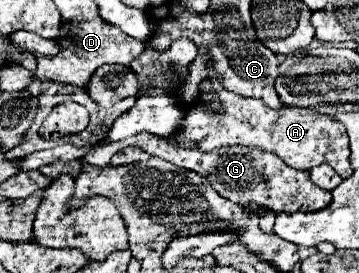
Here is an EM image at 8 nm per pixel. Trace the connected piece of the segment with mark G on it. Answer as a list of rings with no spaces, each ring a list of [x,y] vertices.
[[[134,135],[134,137],[122,139],[122,141],[112,141],[112,143],[94,147],[86,155],[86,161],[92,165],[98,165],[98,167],[104,167],[104,165],[108,165],[108,161],[114,153],[118,153],[120,149],[124,149],[128,145],[140,145],[150,155],[162,157],[178,167],[196,171],[198,175],[204,175],[222,197],[226,197],[234,203],[240,203],[240,205],[254,201],[266,211],[294,213],[294,211],[318,211],[318,209],[324,209],[332,201],[332,193],[314,185],[306,171],[296,171],[296,169],[284,165],[276,155],[264,155],[260,149],[248,149],[248,147],[240,147],[240,145],[222,147],[222,149],[204,153],[196,147],[194,149],[176,149],[168,137],[160,139],[154,135]]]

